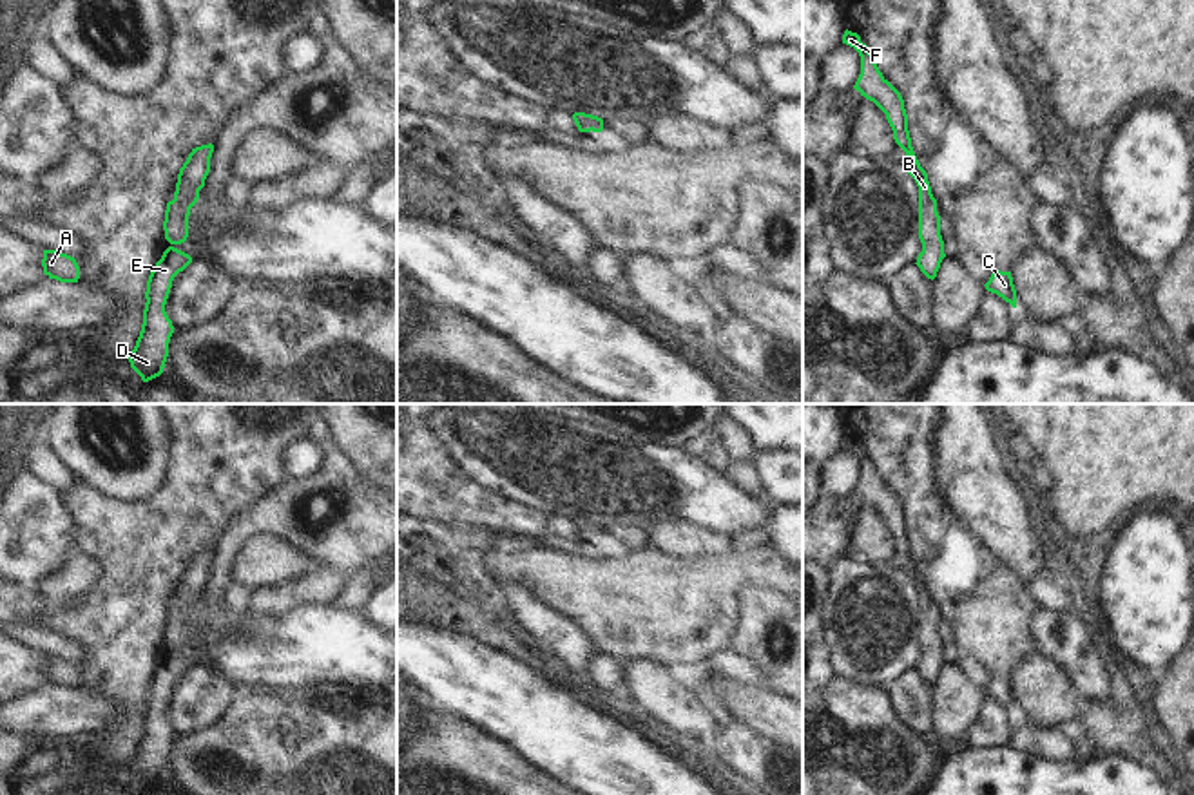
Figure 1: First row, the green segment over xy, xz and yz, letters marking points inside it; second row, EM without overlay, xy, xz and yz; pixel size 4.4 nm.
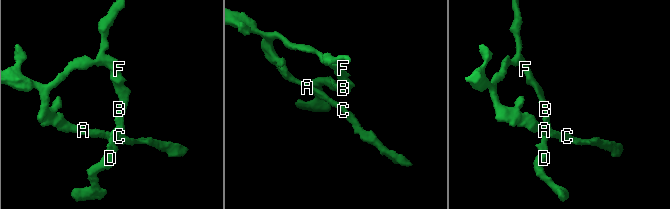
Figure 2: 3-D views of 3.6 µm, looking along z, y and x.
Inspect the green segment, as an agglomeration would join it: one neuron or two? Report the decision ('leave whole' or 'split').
leave whole

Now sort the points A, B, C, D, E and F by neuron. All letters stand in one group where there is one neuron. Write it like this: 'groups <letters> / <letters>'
groups A B C D E F

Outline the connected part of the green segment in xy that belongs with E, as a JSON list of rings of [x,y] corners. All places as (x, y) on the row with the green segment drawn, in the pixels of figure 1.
[[[212,143],[192,148],[179,168],[174,199],[167,203],[163,230],[170,246],[163,252],[149,275],[143,324],[136,346],[129,355],[130,368],[143,382],[159,377],[169,357],[169,342],[174,326],[165,311],[165,304],[174,277],[192,263],[192,257],[176,246],[188,237],[190,208],[197,203],[199,190],[205,187],[212,152]]]

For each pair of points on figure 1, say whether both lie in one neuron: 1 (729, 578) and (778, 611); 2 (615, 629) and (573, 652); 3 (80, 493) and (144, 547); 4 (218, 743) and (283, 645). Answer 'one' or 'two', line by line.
1: two
2: two
3: one
4: two

